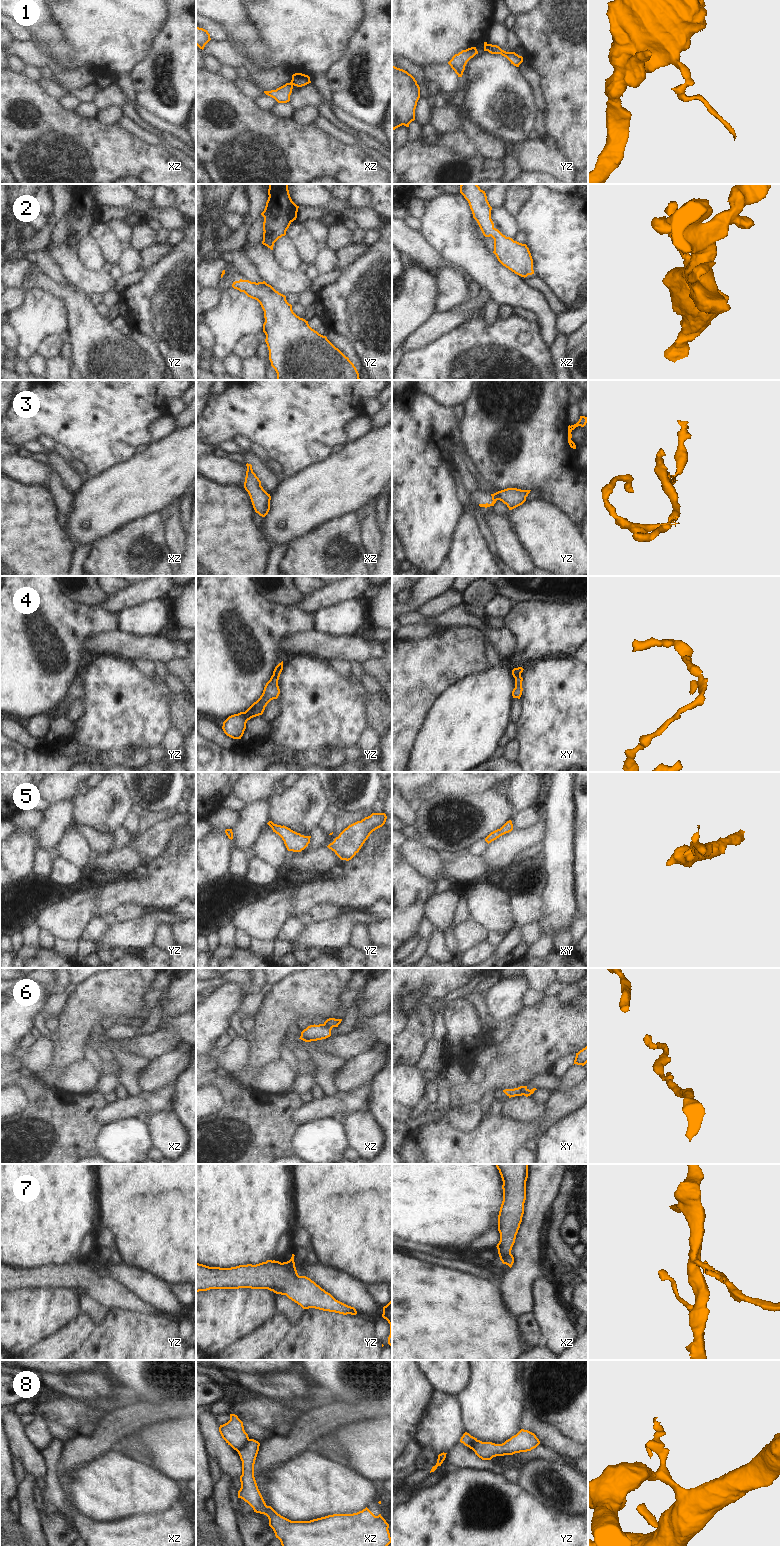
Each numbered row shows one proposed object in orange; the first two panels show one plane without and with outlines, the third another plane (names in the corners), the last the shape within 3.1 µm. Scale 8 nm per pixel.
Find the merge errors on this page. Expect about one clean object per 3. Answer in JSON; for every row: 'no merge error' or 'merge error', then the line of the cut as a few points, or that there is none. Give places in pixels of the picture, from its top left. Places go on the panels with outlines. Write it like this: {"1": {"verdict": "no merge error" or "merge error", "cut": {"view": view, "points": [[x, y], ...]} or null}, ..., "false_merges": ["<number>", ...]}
{"1": {"verdict": "merge error", "cut": {"view": "xz", "points": [[290, 82], [292, 85]]}}, "2": {"verdict": "no merge error", "cut": null}, "3": {"verdict": "merge error", "cut": {"view": "yz", "points": [[492, 495], [498, 499]]}}, "4": {"verdict": "no merge error", "cut": null}, "5": {"verdict": "no merge error", "cut": null}, "6": {"verdict": "merge error", "cut": {"view": "xz", "points": [[323, 1024], [331, 1028]]}}, "7": {"verdict": "merge error", "cut": {"view": "yz", "points": [[281, 1263], [285, 1268], [297, 1274]]}}, "8": {"verdict": "merge error", "cut": {"view": "xz", "points": [[249, 1439], [236, 1450]]}}, "false_merges": ["1", "3", "6", "7", "8"]}

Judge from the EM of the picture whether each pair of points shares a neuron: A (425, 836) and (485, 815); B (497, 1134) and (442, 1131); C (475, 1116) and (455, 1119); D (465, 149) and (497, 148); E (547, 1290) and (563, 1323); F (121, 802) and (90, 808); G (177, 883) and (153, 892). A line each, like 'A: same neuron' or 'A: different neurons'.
A: same neuron
B: same neuron
C: same neuron
D: different neurons
E: same neuron
F: same neuron
G: same neuron

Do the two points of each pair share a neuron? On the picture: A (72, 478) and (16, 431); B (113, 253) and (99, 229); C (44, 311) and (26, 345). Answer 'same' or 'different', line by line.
A: different
B: same
C: same

